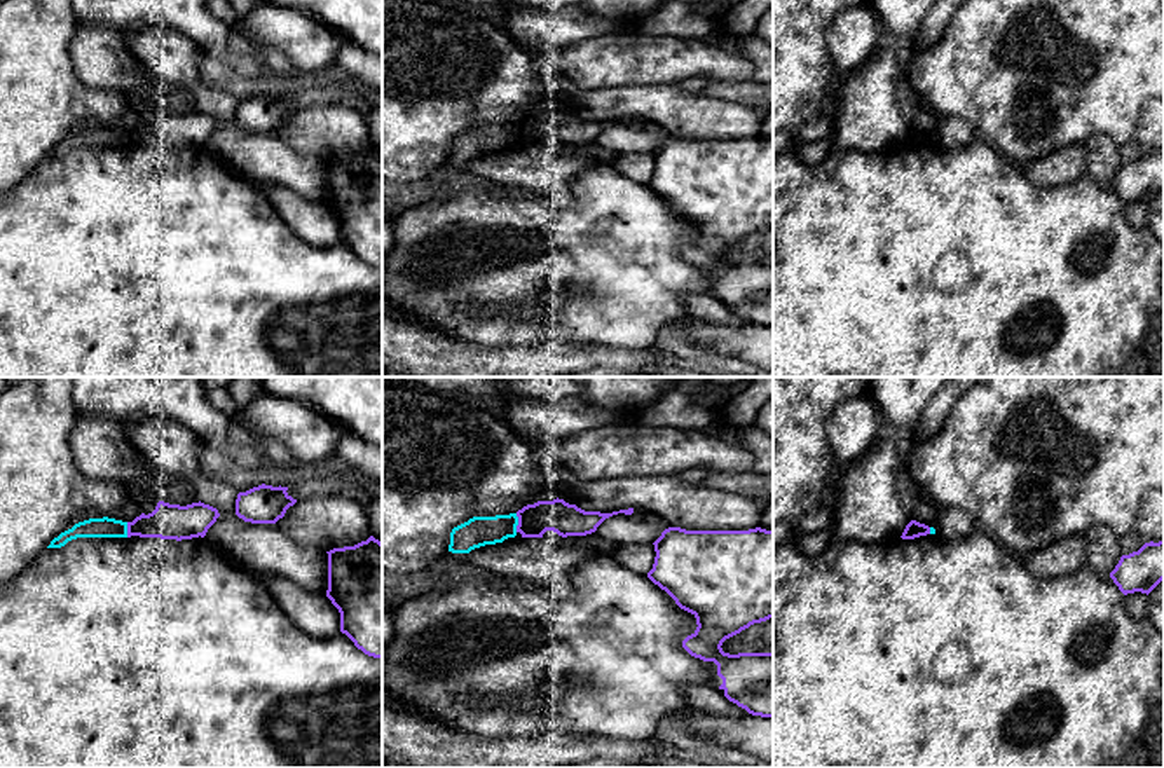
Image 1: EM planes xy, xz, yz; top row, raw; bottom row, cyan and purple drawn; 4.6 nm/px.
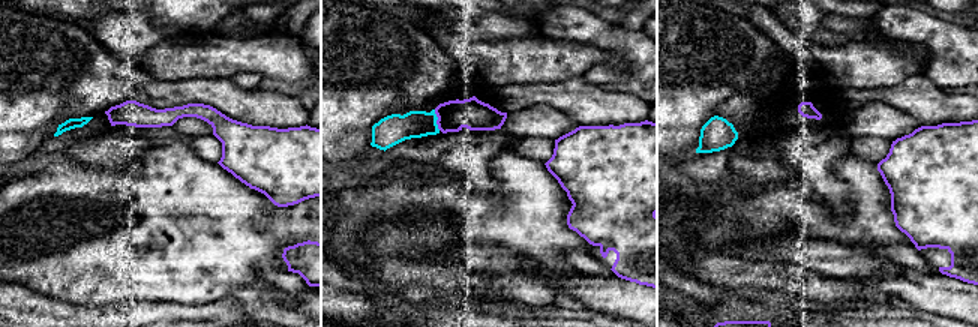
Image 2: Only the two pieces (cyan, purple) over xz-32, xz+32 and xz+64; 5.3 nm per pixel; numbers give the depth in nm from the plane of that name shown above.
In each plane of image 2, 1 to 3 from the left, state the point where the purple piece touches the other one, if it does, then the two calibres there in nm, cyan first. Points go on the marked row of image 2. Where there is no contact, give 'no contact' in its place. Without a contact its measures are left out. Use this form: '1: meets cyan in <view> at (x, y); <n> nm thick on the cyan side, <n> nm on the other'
1: no contact
2: meets cyan in xz+32 at (437, 119); 160 nm thick on the cyan side, 160 nm on the other
3: no contact

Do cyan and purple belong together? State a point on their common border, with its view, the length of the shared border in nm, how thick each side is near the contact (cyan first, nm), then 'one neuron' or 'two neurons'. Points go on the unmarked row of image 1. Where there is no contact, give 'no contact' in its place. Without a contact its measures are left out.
contact xz (517, 131); length 90 nm; calibres 140 and 150 nm; two neurons

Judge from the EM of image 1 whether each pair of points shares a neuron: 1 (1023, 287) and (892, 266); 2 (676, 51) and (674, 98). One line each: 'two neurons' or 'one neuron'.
1: one neuron
2: two neurons

